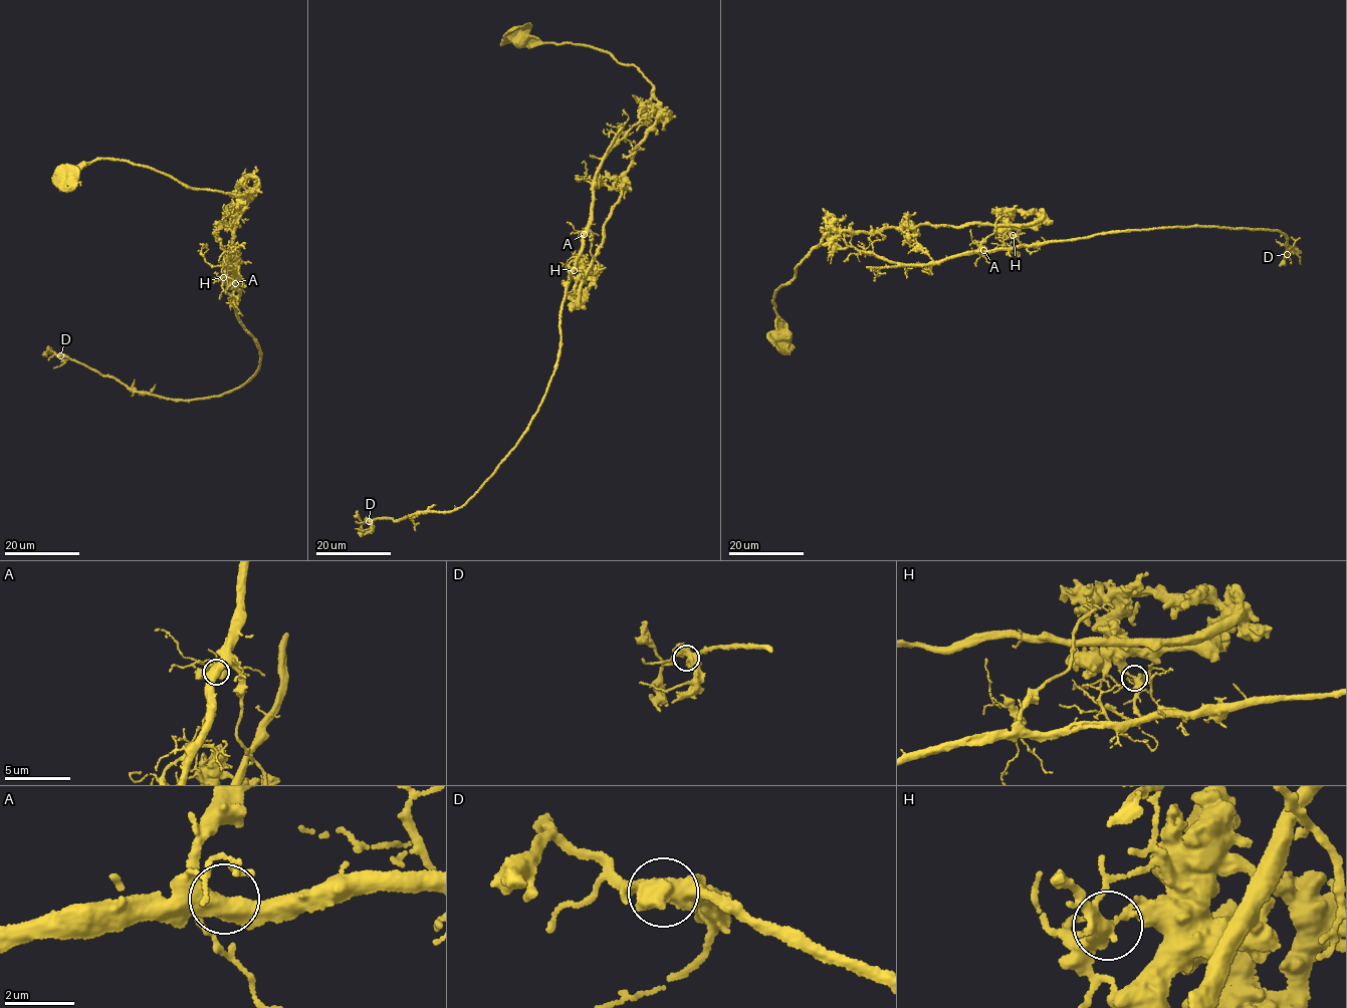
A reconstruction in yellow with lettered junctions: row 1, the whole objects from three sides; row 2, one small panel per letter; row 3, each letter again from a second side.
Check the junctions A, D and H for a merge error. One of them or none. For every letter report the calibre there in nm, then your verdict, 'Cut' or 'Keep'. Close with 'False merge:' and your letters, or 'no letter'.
A: Thickness 420 nm. Keep
D: Thickness 500 nm. Keep
H: Thickness 400 nm. Cut
False merge: H

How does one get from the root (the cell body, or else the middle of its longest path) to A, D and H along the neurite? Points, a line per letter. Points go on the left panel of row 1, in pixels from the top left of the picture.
A: (70, 173), (80, 165), (118, 159), (152, 167), (185, 186), (243, 194), (229, 253), (240, 280), (235, 283)
D: (70, 173), (118, 159), (245, 196), (229, 263), (237, 315), (262, 353), (238, 388), (175, 402), (60, 355)
H: (70, 173), (110, 158), (152, 167), (190, 188), (237, 197), (252, 192), (233, 213), (239, 259), (223, 277)

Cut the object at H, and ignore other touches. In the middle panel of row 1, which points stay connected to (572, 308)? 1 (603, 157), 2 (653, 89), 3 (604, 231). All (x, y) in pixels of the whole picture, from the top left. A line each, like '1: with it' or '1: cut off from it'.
1: cut off from it
2: with it
3: with it

